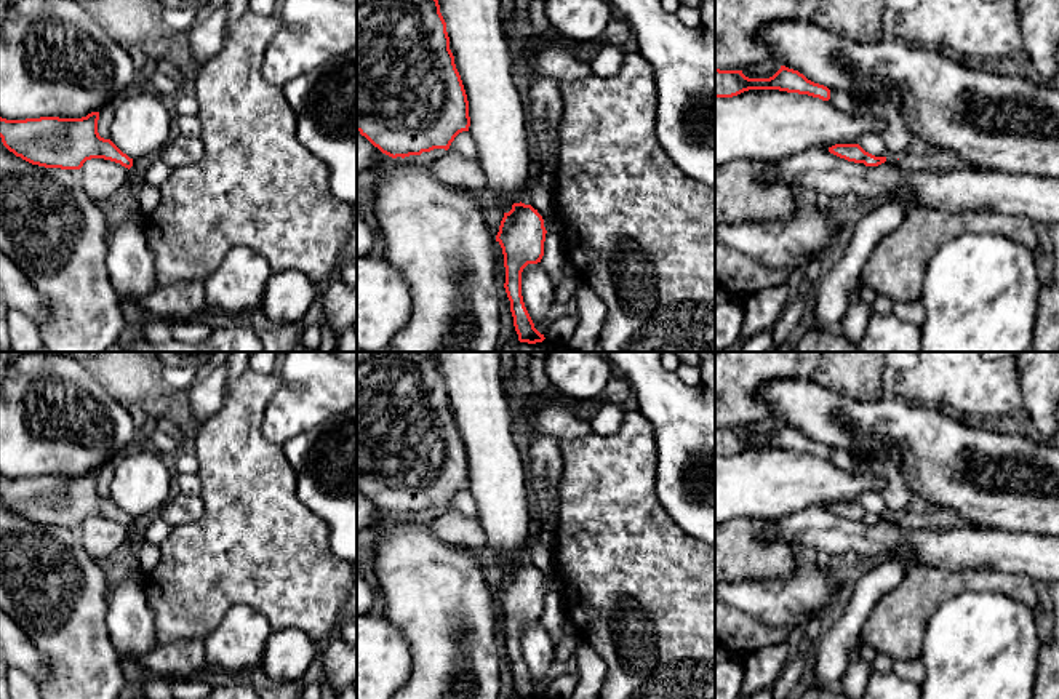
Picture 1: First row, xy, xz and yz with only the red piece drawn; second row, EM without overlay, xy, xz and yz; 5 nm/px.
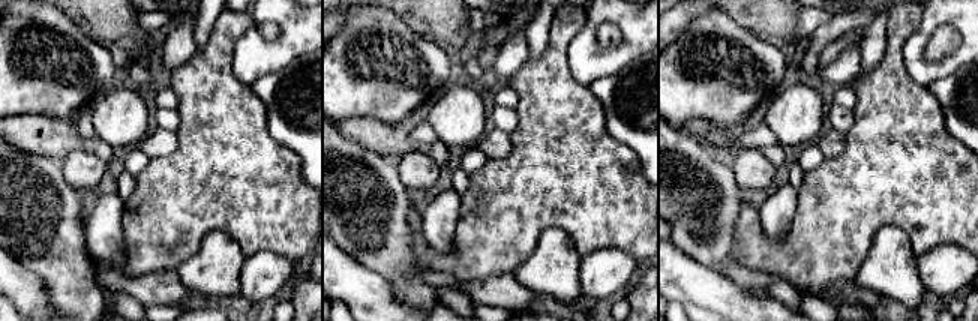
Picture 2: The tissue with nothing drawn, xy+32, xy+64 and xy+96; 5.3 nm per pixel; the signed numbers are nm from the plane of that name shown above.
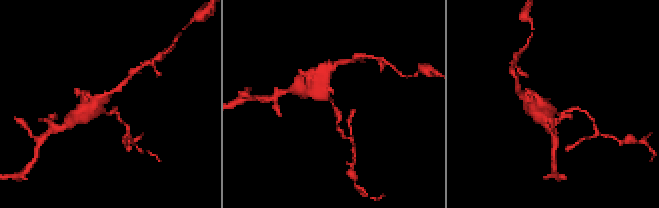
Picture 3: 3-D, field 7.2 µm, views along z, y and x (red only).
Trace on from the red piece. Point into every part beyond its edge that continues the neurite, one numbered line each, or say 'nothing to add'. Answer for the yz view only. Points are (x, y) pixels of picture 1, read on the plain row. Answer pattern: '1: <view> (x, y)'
nothing to add

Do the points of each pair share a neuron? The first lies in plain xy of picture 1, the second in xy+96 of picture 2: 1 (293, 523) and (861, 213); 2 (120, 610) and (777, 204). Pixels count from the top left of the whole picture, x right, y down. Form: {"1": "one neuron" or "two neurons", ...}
{"1": "one neuron", "2": "one neuron"}

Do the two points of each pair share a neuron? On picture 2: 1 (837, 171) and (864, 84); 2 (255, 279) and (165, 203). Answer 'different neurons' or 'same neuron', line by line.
1: same neuron
2: different neurons

